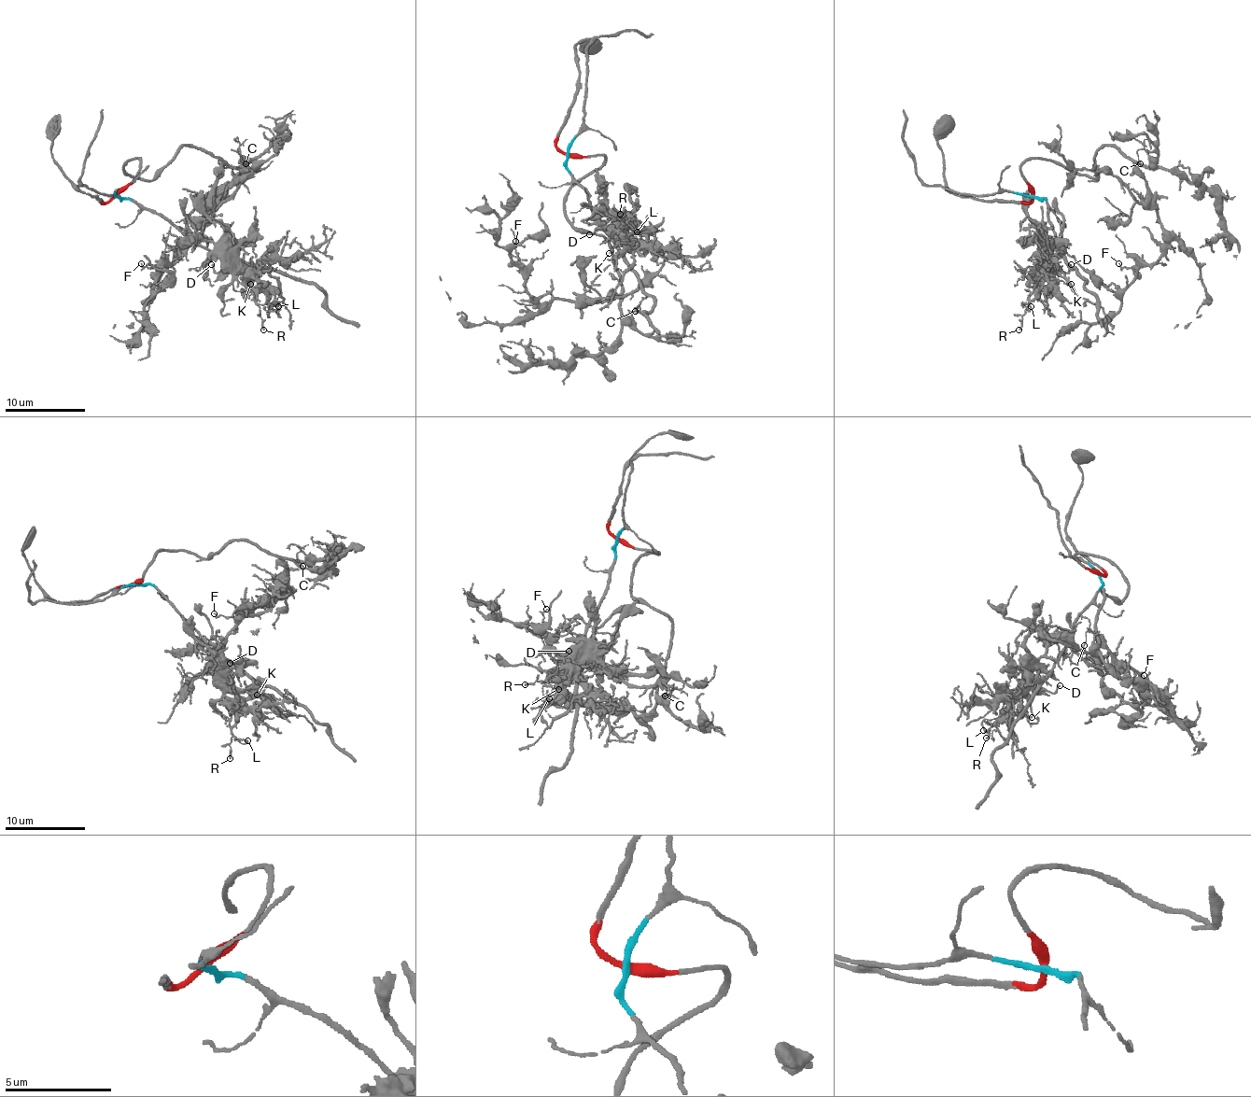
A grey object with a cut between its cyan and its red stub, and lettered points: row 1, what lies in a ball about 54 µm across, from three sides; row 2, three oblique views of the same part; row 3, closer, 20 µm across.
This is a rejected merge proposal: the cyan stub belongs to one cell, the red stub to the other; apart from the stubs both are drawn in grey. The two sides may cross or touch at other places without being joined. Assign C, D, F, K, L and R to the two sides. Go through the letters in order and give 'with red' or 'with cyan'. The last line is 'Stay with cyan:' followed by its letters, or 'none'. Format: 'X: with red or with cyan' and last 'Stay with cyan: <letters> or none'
C: with red
D: with cyan
F: with red
K: with cyan
L: with cyan
R: with cyan
Stay with cyan: D, K, L, R

